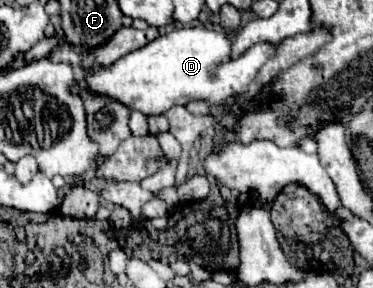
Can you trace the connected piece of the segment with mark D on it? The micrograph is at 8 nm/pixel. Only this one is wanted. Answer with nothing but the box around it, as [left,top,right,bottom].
[72,26,278,116]

